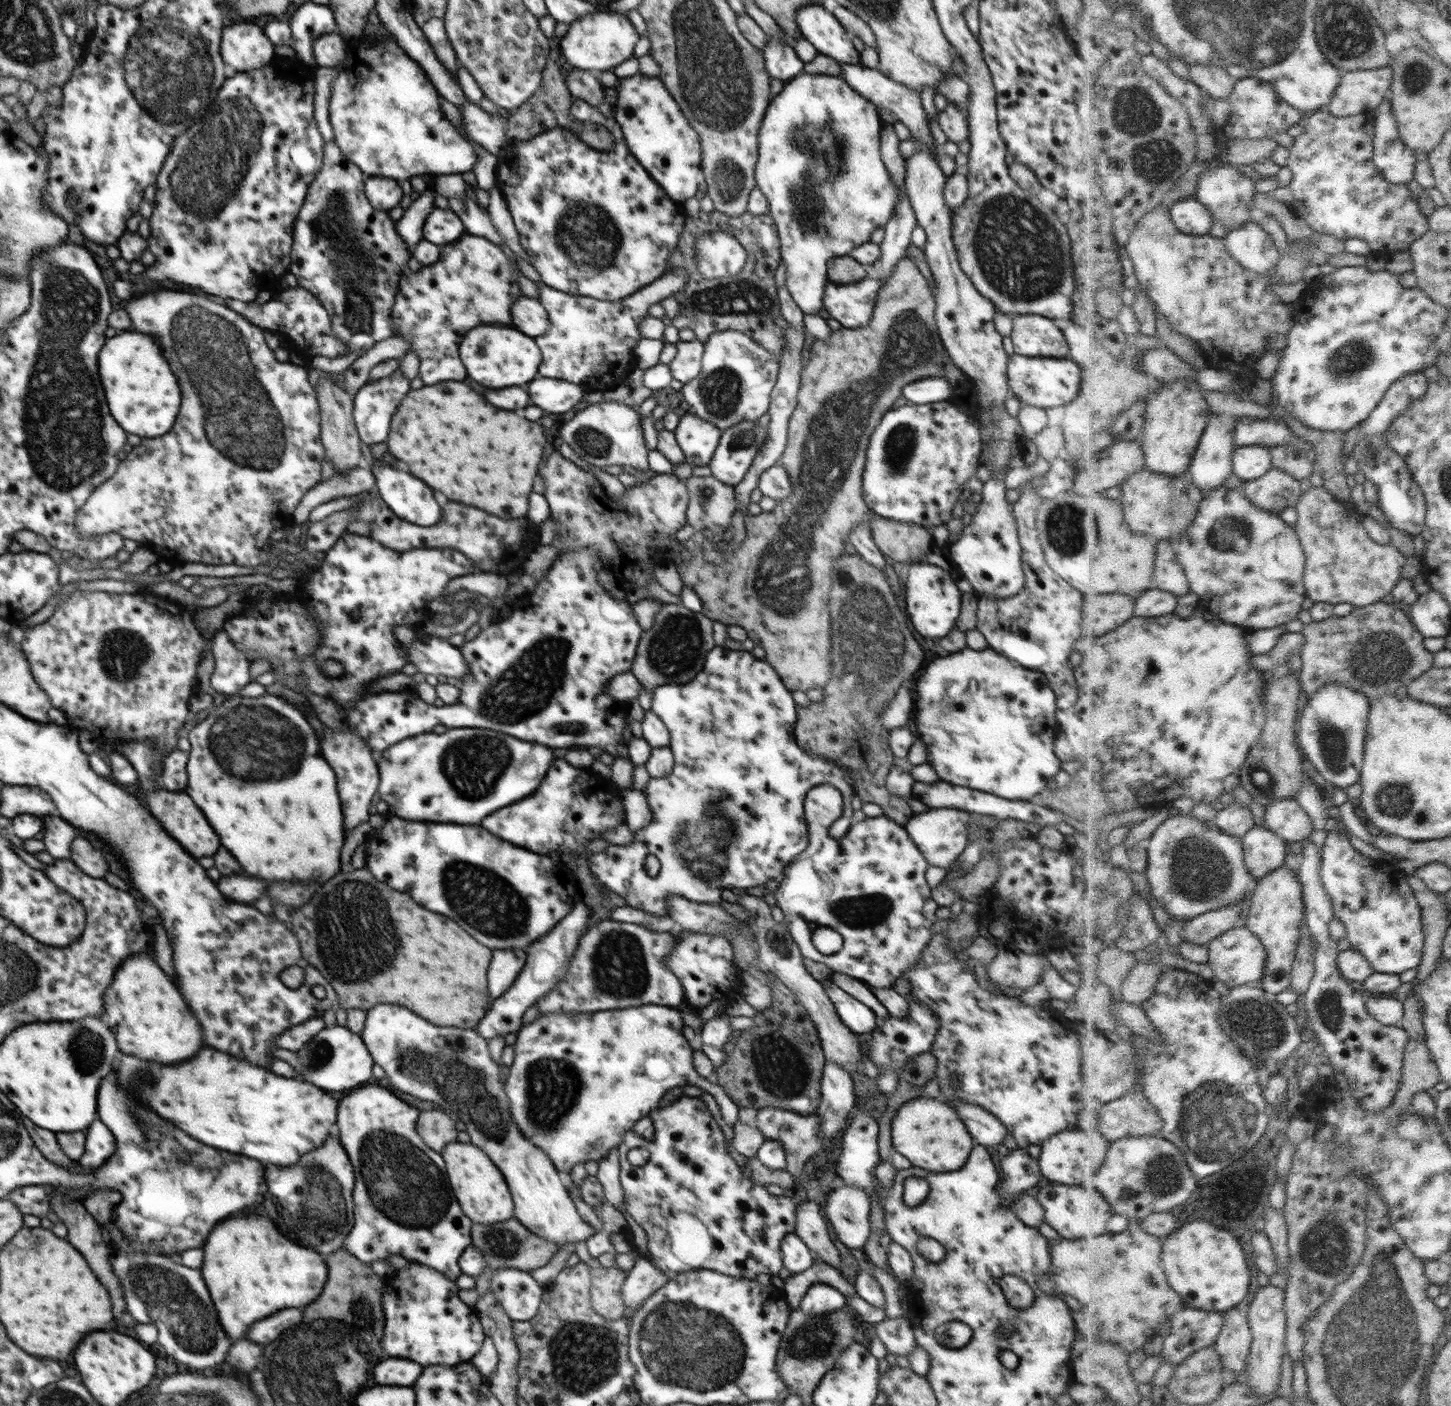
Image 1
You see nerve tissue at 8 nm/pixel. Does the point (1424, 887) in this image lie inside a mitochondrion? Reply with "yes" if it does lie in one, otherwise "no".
no

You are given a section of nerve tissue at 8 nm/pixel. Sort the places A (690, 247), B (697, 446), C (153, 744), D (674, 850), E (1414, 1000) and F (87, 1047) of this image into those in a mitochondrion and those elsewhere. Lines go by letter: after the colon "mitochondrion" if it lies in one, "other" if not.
A: other
B: other
C: other
D: mitochondrion
E: other
F: mitochondrion

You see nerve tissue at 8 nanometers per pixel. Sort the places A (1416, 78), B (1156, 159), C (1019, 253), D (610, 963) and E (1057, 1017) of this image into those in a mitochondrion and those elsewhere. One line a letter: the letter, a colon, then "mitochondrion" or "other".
A: mitochondrion
B: mitochondrion
C: mitochondrion
D: mitochondrion
E: other

